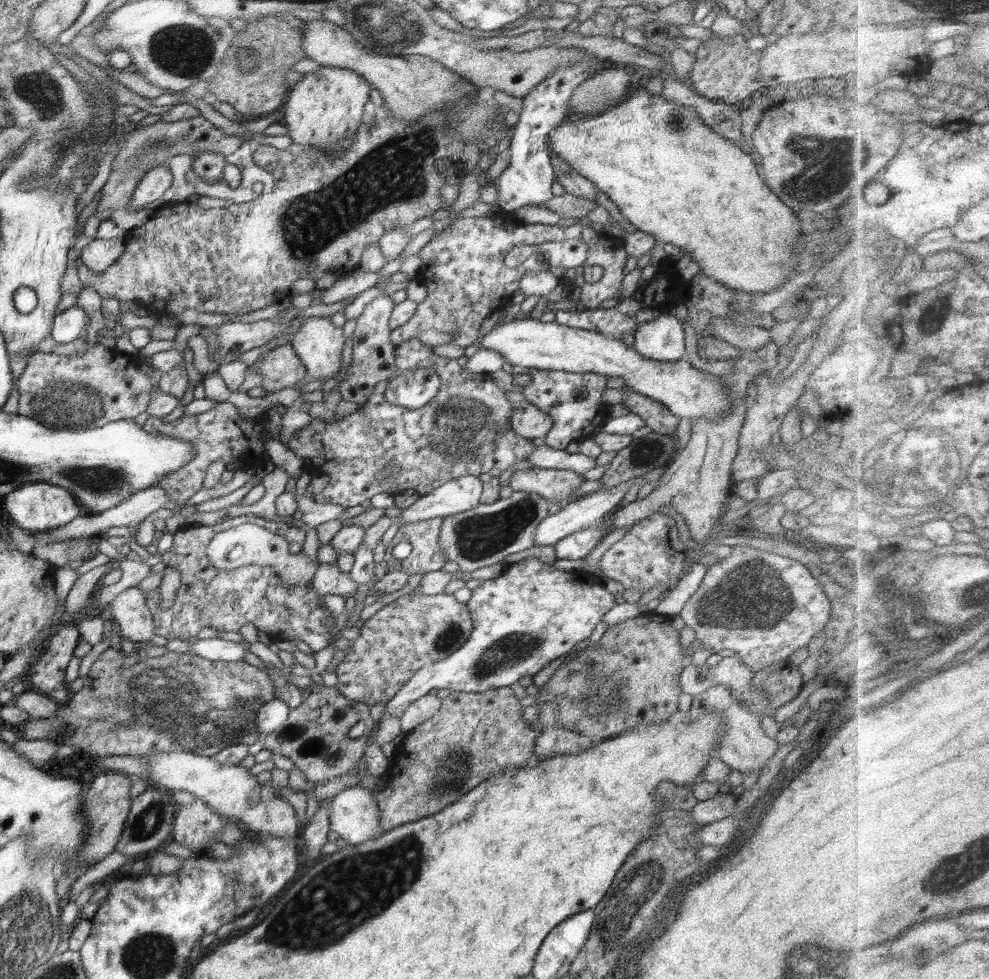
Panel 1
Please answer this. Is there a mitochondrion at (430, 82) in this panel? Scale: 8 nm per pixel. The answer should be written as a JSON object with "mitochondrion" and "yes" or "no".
{"mitochondrion":"no"}

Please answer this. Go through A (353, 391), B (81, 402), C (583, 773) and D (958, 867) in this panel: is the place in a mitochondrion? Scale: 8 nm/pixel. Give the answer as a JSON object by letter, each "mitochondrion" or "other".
{"A":"other","B":"mitochondrion","C":"other","D":"mitochondrion"}

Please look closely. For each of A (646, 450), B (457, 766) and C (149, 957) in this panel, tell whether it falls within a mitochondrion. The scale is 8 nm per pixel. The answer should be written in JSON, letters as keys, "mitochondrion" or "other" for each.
{"A":"mitochondrion","B":"mitochondrion","C":"mitochondrion"}

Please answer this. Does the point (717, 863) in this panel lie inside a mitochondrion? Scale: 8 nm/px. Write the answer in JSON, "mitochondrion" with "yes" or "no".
{"mitochondrion":"no"}

